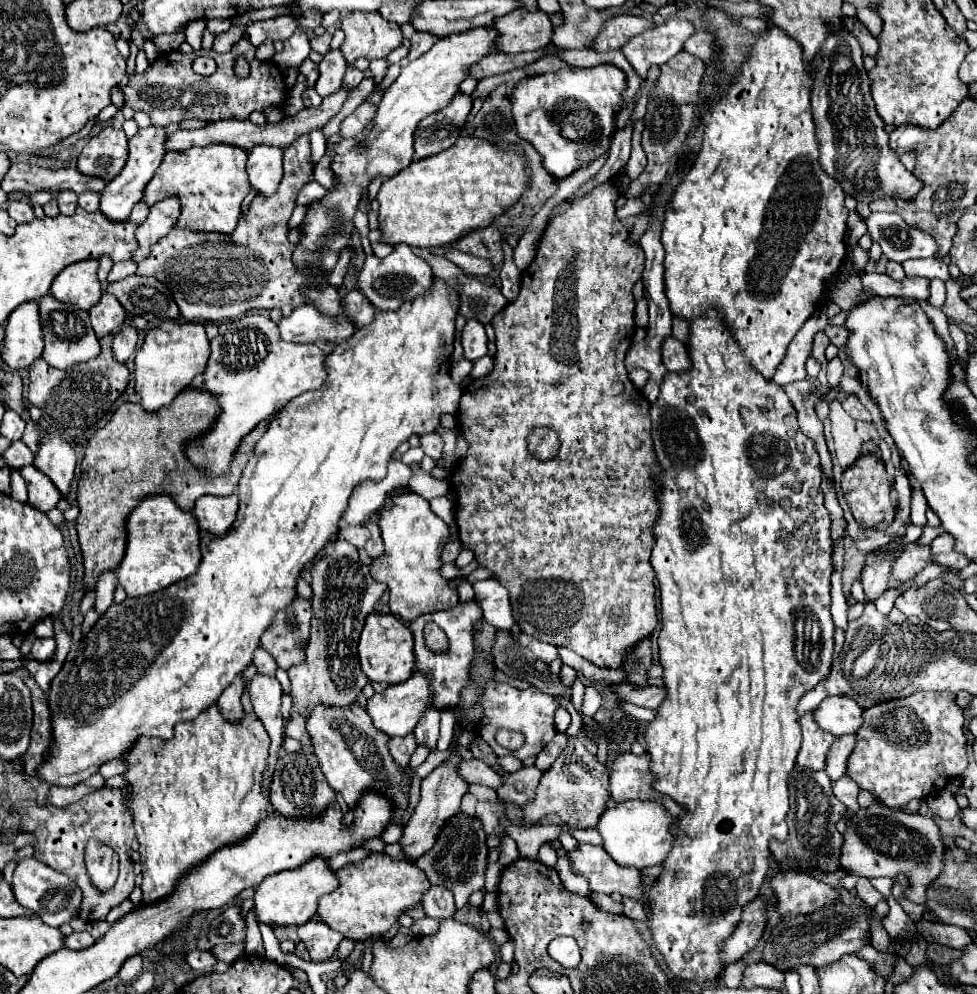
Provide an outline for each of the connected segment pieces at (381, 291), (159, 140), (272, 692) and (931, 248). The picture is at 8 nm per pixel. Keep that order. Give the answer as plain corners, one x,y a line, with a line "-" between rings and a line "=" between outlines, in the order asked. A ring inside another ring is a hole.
395,245
393,253
385,259
379,259
375,255
365,259
365,267
361,269
357,277
357,289
363,291
363,295
377,307
377,309
399,309
403,303
413,301
427,293
427,289
433,285
435,273
427,261
417,257
409,245
=
149,125
147,129
139,129
131,139
129,139
129,159
127,159
127,169
123,169
123,173
119,173
119,177
115,177
115,181
107,183
107,187
101,193
101,211
107,213
109,217
113,217
113,221
121,221
121,219
129,219
129,213
133,209
135,203
139,203
143,199
143,191
147,187
147,183
153,179
155,171
159,169
165,153
167,153
167,129
165,127
157,127
157,125
=
255,675
249,683
251,703
255,707
255,715
261,719
263,727
269,733
271,747
269,747
269,759
267,767
263,771
263,785
261,791
265,797
269,797
269,787
273,779
273,771
279,759
279,751
283,747
283,717
281,717
281,685
275,677
269,675
=
871,213
865,219
867,233
879,241
889,261
907,261
919,257
935,257
937,243
929,233
907,225
897,213

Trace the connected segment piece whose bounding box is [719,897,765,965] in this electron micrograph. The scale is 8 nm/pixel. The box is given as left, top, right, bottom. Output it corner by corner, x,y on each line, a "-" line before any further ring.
757,897
743,907
741,921
733,929
733,933
721,943
719,953
721,961
725,965
739,961
747,951
751,951
757,945
763,929
765,929
765,901

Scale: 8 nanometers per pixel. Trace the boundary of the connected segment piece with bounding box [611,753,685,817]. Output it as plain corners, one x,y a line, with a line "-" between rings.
619,753
611,767
611,795
617,803
627,799
641,801
659,801
667,807
671,815
681,815
683,805
675,803
671,797
665,797
651,789
655,783
655,775
649,771
651,755
635,755
635,753

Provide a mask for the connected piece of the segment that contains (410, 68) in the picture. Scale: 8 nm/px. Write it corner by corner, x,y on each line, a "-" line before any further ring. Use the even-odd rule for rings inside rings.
473,27
471,31
439,39
427,53
401,69
397,81
385,91
373,119
373,129
363,139
361,147
333,159
331,169
339,177
339,185
329,191
321,203
309,205
307,217
301,225
305,235
297,243
297,251
293,253
299,267
309,265
311,269
329,271
335,265
339,253
349,243
353,231
353,215
357,211
361,191
373,177
391,177
409,167
409,163
413,161
413,133
417,129
417,123
429,113
435,113
451,103
451,99
459,91
459,83
469,75
469,69
495,51
497,37
499,33
493,27

